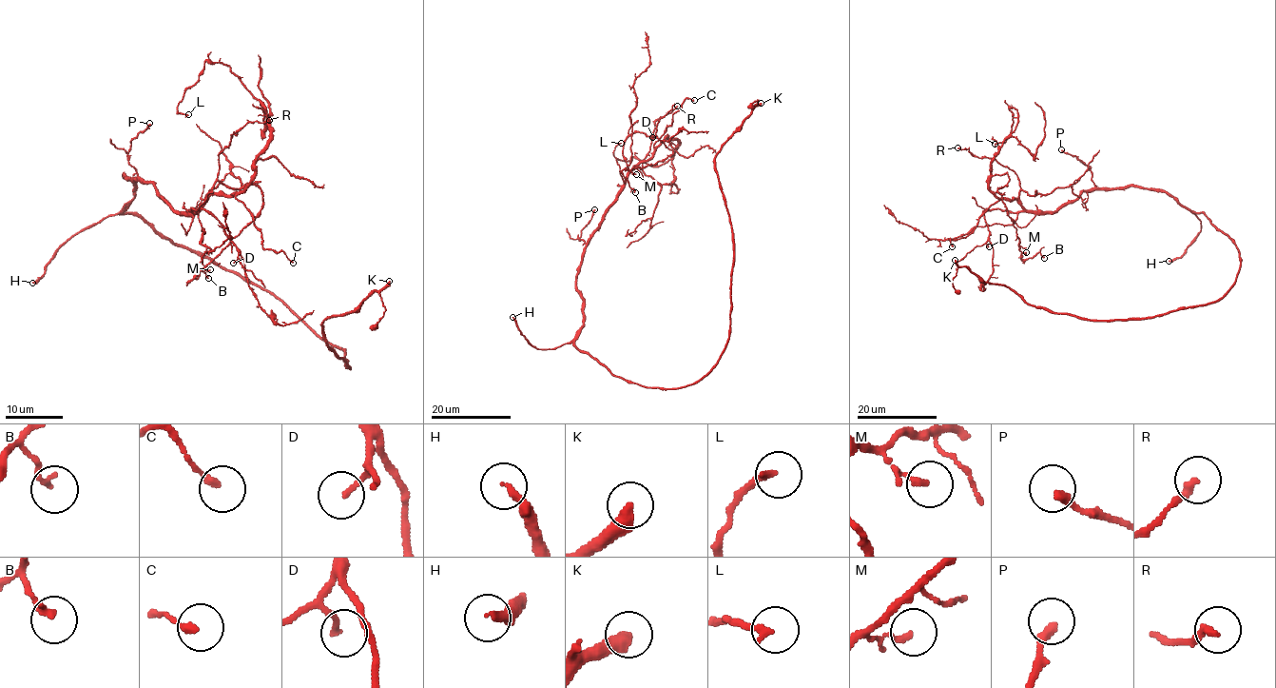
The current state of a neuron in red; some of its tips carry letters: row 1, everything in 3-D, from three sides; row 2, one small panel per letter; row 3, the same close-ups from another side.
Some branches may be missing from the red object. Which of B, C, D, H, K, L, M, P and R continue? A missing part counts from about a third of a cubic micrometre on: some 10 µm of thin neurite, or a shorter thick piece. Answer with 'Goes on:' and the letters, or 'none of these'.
Goes on: H, K, P

